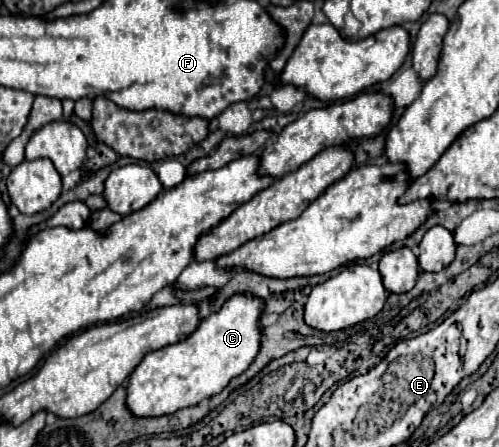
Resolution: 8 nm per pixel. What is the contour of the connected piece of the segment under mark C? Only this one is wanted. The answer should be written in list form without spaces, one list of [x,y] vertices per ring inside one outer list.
[[[233,295],[219,313],[205,317],[189,339],[147,353],[129,377],[127,407],[131,413],[137,417],[163,417],[221,393],[233,377],[241,375],[253,363],[259,353],[261,311],[261,299]]]

